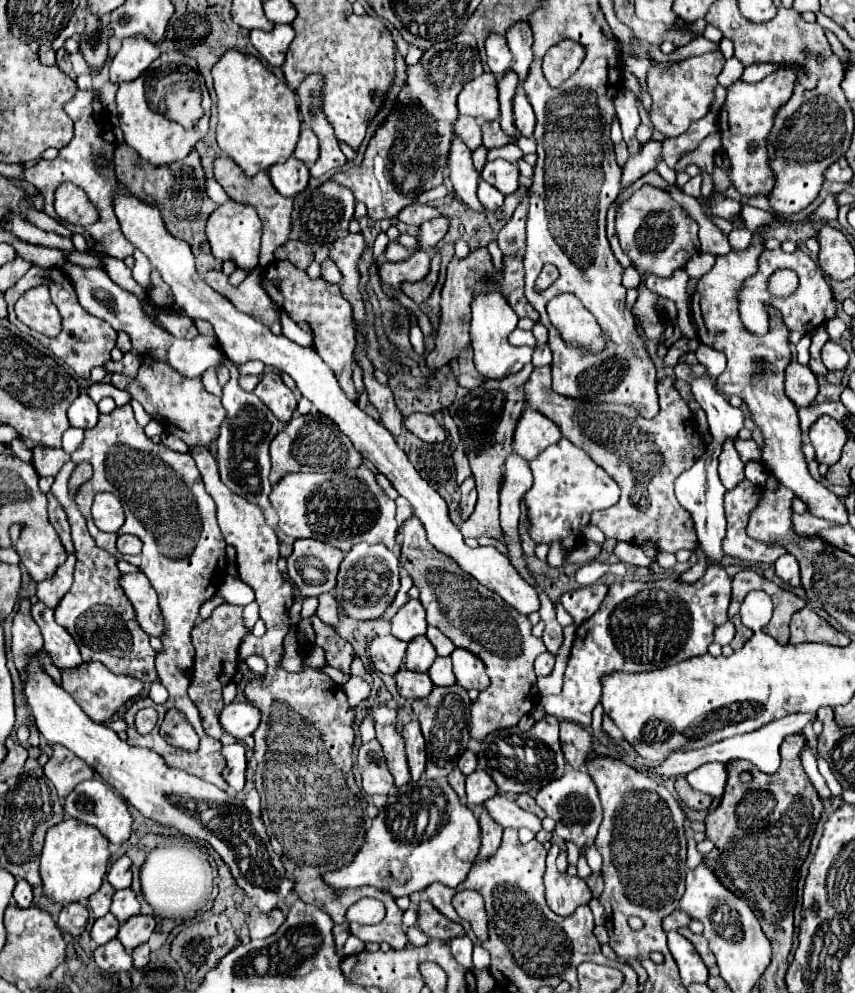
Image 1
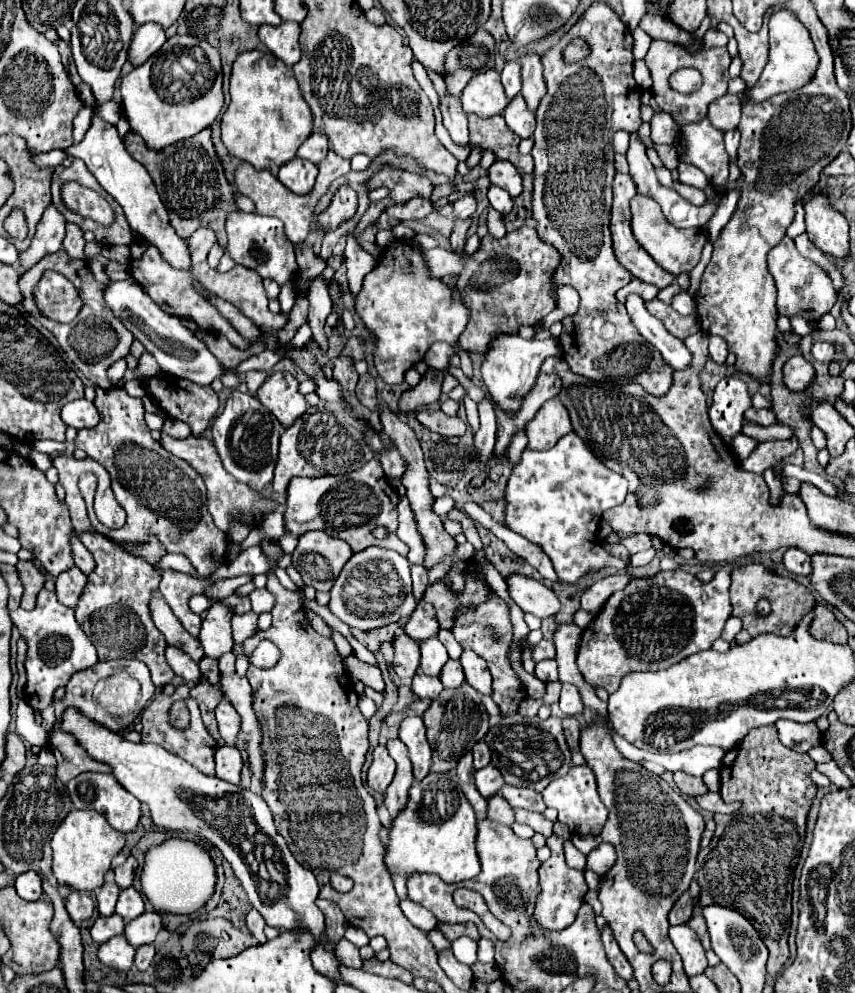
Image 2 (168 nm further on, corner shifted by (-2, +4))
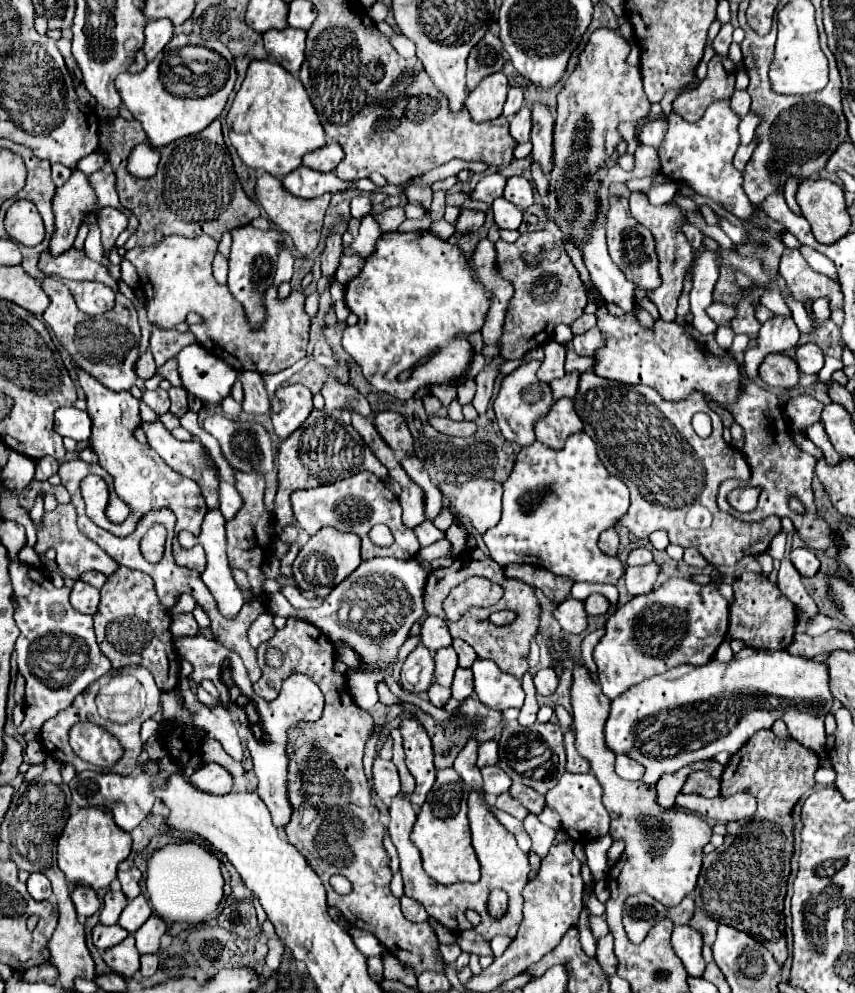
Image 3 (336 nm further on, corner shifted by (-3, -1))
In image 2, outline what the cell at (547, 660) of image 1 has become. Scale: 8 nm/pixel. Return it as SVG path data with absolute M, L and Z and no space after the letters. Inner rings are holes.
M545 659L545 661L539 661L535 665L535 675L539 679L545 679L545 681L555 681L557 679L557 663L553 659Z

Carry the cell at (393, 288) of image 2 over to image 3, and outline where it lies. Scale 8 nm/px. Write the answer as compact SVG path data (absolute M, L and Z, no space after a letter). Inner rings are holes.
M416 230L416 232L388 232L388 234L382 234L378 238L378 242L376 242L376 250L364 260L364 268L360 270L360 274L356 278L352 278L344 286L344 302L358 316L358 324L344 328L344 332L342 332L342 348L360 366L364 378L378 392L386 392L386 394L390 394L390 396L394 396L398 400L408 400L420 388L436 386L436 384L458 384L466 376L466 370L468 370L468 366L472 362L472 356L474 356L474 350L472 350L472 346L468 342L468 336L482 330L482 326L486 322L486 314L488 314L490 302L492 302L492 292L484 284L480 284L480 280L474 278L474 272L472 272L472 268L468 264L468 258L464 258L464 254L462 254L462 250L458 246L450 244L444 238L438 238L432 230ZM402 372L410 372L410 376L408 378L400 378Z

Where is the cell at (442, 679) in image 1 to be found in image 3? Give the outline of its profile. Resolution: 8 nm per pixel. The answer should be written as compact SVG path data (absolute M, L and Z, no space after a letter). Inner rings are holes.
M458 668L454 682L452 682L452 698L456 700L466 700L474 692L474 676L470 668Z

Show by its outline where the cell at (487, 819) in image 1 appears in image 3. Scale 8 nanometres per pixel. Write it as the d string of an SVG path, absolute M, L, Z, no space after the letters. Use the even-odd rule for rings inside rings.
M506 792L506 794L500 794L500 796L496 798L496 808L512 814L512 816L518 818L518 820L524 820L524 818L530 814L516 798L512 798L508 792Z

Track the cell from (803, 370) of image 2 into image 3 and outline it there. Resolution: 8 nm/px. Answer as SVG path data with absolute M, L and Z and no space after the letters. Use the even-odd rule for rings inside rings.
M768 354L760 364L758 376L772 388L794 388L800 372L794 358L784 354Z

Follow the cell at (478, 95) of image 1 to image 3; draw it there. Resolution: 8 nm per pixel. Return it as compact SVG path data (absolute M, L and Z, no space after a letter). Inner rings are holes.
M498 72L486 76L468 96L466 108L474 122L488 122L502 114L502 106L508 94L508 78Z

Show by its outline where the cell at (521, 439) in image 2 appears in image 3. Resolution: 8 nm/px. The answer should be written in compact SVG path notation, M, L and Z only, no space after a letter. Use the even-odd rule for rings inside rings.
M526 362L516 372L504 378L500 392L494 400L494 412L498 426L508 442L516 442L520 446L528 446L536 440L534 436L534 424L544 418L550 412L550 406L554 404L552 388L546 382L540 382L536 372L540 368L540 362Z

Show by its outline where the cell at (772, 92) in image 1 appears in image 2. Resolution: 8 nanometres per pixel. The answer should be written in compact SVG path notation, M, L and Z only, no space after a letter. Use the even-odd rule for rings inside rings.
M779 11L771 17L771 21L769 21L769 43L771 43L769 63L765 65L755 87L751 87L747 91L747 95L741 97L741 103L747 103L747 101L763 103L773 95L779 95L785 91L795 91L795 89L803 87L815 71L817 55L815 55L809 32L789 11Z

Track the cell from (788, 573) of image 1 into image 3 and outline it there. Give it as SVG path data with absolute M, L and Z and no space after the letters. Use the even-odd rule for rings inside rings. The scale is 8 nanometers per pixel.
M794 548L790 552L790 560L802 576L814 576L820 568L820 560L810 548Z

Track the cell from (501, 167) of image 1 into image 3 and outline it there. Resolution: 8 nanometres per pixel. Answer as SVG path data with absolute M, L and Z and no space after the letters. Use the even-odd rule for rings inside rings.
M512 176L512 178L508 178L504 198L508 202L512 202L514 206L518 206L520 210L526 210L534 202L532 200L532 184L524 176Z

